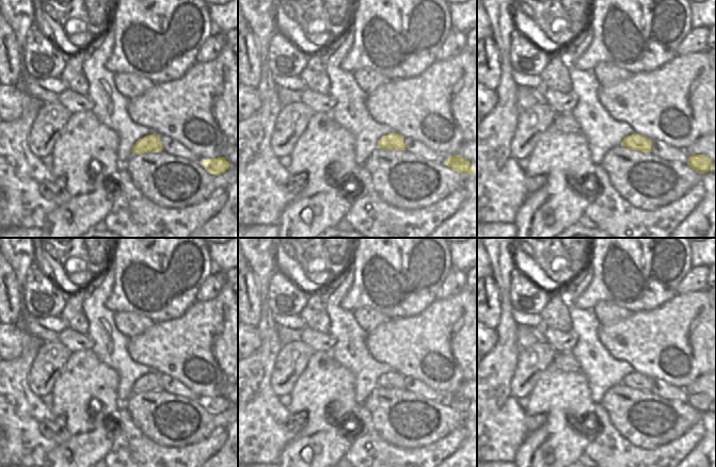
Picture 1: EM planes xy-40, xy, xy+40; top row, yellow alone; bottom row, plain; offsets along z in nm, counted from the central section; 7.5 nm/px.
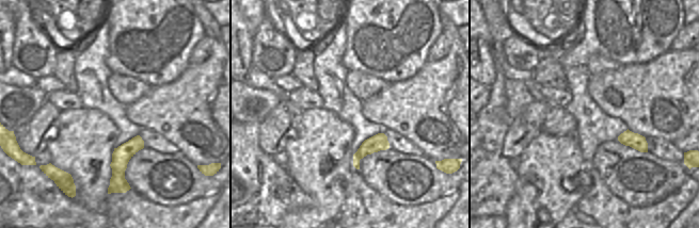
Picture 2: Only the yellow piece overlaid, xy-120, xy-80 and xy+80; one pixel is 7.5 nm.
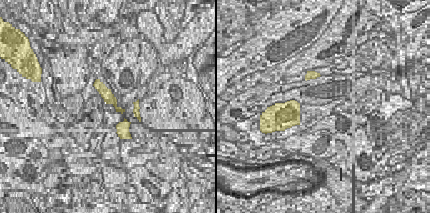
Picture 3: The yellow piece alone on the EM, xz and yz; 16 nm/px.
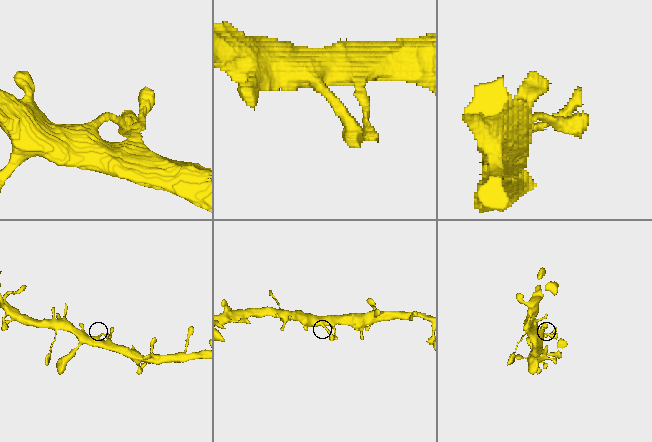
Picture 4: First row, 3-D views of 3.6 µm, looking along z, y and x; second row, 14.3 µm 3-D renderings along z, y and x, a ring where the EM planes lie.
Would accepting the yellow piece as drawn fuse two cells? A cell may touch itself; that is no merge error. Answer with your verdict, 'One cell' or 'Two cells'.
One cell

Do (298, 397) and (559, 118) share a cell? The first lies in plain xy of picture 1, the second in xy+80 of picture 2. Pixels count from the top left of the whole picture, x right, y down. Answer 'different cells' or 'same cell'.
different cells

